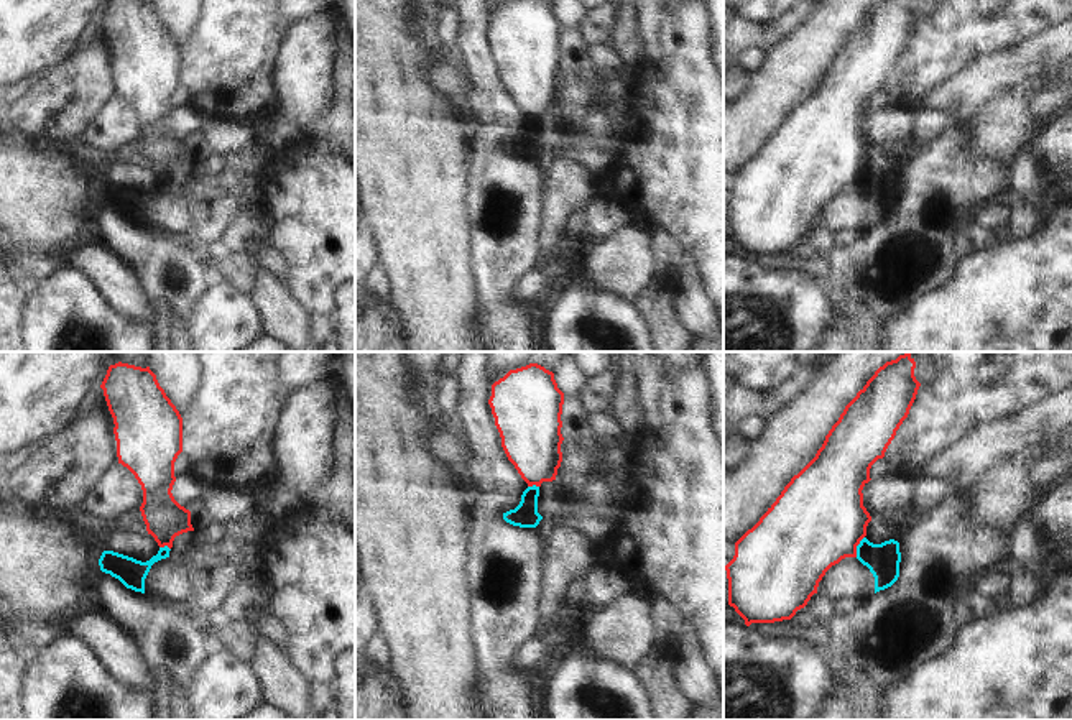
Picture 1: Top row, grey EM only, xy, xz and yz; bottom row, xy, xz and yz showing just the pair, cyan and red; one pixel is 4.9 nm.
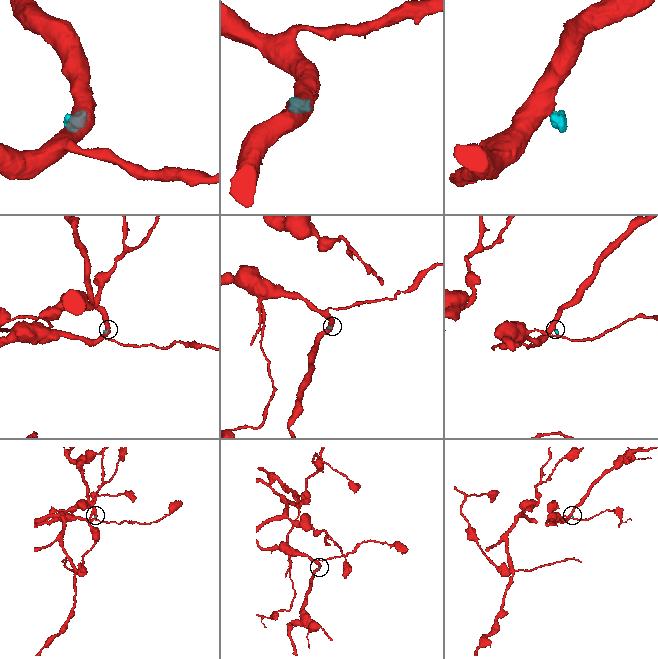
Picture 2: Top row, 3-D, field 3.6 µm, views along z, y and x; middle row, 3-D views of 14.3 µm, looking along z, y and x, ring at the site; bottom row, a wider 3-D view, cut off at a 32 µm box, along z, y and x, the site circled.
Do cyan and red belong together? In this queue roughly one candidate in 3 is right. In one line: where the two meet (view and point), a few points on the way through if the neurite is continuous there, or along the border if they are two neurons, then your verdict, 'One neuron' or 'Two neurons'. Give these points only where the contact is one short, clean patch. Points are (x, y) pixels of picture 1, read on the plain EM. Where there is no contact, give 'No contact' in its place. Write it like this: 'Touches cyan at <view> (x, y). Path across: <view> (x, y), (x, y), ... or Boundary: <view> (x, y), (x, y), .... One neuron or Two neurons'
Touches cyan at yz (857, 178). Boundary: yz (864, 168), (855, 188). Two neurons.

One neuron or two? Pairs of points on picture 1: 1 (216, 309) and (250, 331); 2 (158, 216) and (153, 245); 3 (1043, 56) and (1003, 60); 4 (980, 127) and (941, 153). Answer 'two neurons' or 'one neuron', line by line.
1: one neuron
2: two neurons
3: one neuron
4: two neurons

